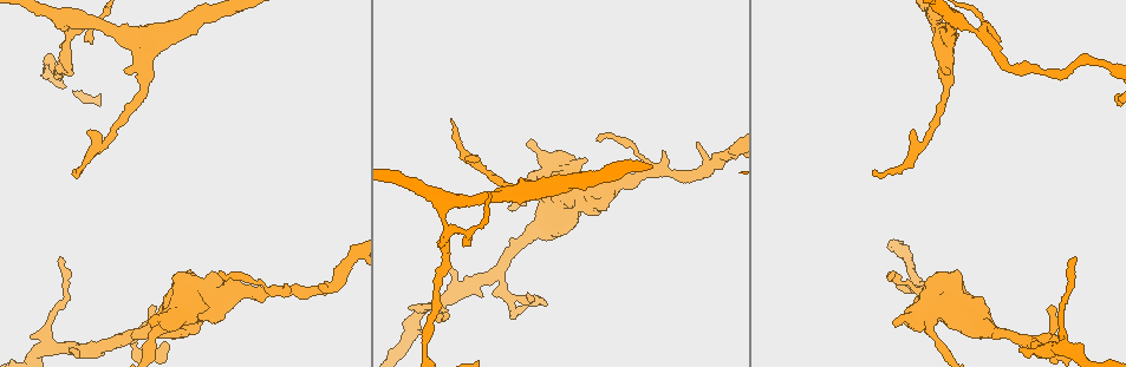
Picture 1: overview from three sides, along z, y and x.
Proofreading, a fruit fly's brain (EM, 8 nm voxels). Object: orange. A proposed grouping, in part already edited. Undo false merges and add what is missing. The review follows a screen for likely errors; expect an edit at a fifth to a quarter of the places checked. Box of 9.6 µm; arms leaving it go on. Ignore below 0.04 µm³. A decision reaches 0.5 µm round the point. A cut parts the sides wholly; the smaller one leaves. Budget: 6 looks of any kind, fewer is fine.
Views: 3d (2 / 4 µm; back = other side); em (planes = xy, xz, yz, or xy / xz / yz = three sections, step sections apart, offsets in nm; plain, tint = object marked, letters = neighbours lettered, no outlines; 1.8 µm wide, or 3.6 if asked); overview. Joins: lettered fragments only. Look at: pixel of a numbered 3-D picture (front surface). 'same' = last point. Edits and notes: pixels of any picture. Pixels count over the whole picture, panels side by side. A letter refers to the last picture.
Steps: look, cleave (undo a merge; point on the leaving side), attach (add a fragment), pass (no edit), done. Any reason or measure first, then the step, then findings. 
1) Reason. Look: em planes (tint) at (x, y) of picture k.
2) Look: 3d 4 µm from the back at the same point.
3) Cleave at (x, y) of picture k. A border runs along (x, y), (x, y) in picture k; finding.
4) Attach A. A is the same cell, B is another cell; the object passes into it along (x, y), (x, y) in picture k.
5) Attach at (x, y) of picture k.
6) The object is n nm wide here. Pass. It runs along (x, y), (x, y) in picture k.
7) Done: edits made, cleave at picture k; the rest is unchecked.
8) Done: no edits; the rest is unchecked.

Free end. Look: 3d 2 µm from the back at (30, 337) of picture 1.

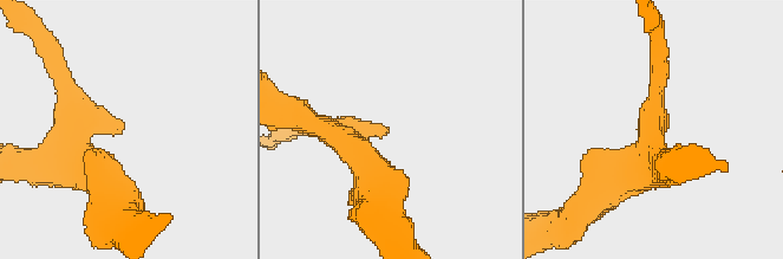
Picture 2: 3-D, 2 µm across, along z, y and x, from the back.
Need the tissue. Look: em planes (letters) at (384, 134) of picture 2.

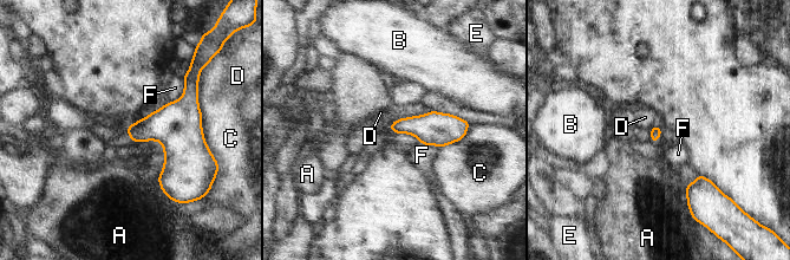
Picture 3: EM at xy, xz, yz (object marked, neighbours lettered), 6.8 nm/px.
Pass. A, B, C, D, E and F are other cells; a border runs along (658, 124), (650, 130) in picture 3; no lettered fragment goes on from it.

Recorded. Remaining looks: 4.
Narrows sharply. Look: 3d 4 µm at (1105, 62) of picture 1.

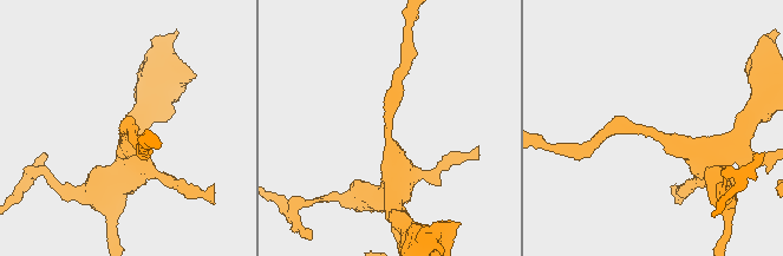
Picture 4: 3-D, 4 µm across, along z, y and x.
Look: em planes (tint) at (650, 131) of picture 4.

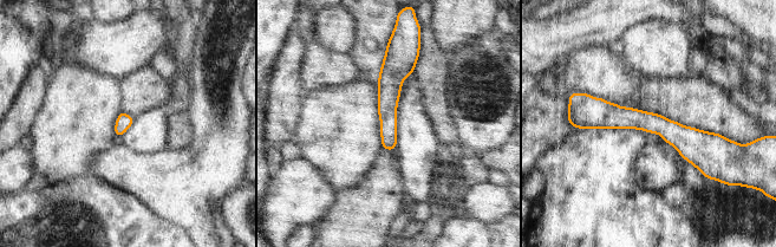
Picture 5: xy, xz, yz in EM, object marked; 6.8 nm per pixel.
Look: em planes (letters) at the same point.

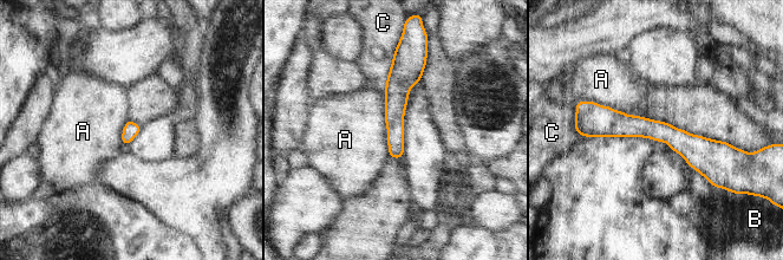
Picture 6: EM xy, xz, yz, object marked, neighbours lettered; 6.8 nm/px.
Pass. A, B and C are other cells; it runs along (589, 125), (729, 149) in picture 6; continuous, no second neuron.

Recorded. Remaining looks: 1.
Done: no edits; the rest is unchecked.

